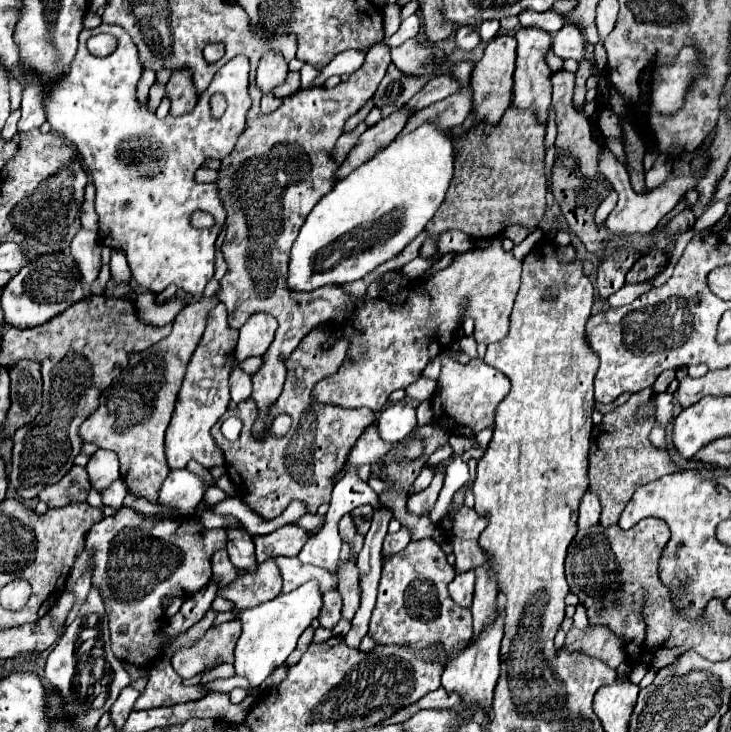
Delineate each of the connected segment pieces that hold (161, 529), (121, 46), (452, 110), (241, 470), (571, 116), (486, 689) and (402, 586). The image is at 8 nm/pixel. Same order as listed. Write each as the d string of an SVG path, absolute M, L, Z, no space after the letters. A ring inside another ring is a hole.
M123 506L117 514L105 516L99 522L95 522L91 530L85 534L85 546L75 556L71 576L67 578L67 588L75 584L75 574L83 574L91 566L91 584L103 596L105 610L109 616L111 648L115 656L123 662L135 664L137 668L151 668L175 644L175 636L167 638L167 634L163 634L161 598L187 596L199 592L211 580L211 556L223 548L227 548L225 528L207 530L195 516L157 518L157 514L145 516L133 508Z
M101 24L93 30L83 30L79 34L79 48L77 54L69 66L67 74L61 74L59 78L51 80L51 84L41 84L43 88L43 110L47 116L47 122L51 124L53 132L59 132L65 136L71 144L75 144L77 152L83 156L83 164L89 170L97 198L95 198L95 210L99 214L99 240L103 246L121 250L127 256L129 268L133 278L145 286L147 290L159 294L169 284L175 284L183 288L185 292L191 292L193 296L201 296L207 282L213 278L215 270L215 240L221 234L221 226L225 222L225 210L217 196L215 184L197 184L193 174L197 168L201 168L203 160L217 158L221 160L227 156L239 132L243 132L245 126L245 114L251 106L251 98L247 94L249 86L249 62L245 56L235 56L229 60L213 78L205 94L199 98L193 112L189 112L185 118L171 118L167 116L163 122L157 120L153 112L147 110L147 106L139 106L135 100L135 86L141 78L141 66L137 58L135 44L131 36L121 26L109 26ZM107 32L117 40L117 48L105 56L97 58L87 50L87 40L95 34ZM223 94L227 100L227 110L221 118L213 118L211 114L211 96ZM195 210L205 210L215 218L215 224L211 228L197 230L191 226L189 216Z
M467 86L465 90L459 90L451 96L447 96L445 100L435 102L435 104L423 108L421 112L415 112L409 118L409 122L401 134L415 130L423 122L439 122L439 126L443 126L443 130L451 130L453 126L463 124L463 120L471 112L471 96L473 96L473 88Z
M319 326L311 330L297 350L289 358L289 374L285 388L275 404L271 404L269 418L277 416L279 412L287 412L293 418L291 432L283 438L255 438L253 424L259 418L257 404L247 398L237 404L235 410L227 410L227 418L237 416L243 422L241 436L235 442L225 440L221 434L221 424L217 422L211 428L211 436L219 444L225 454L225 466L231 482L235 484L239 498L259 516L265 520L279 516L291 500L301 500L307 504L309 512L315 514L317 508L331 500L331 490L335 484L337 474L343 470L351 448L363 434L363 430L375 420L371 410L345 410L339 406L327 406L317 402L313 396L313 388L321 378L335 374L339 364L345 358L347 340L339 340L331 350L323 350L321 344L327 340L331 326Z
M559 70L551 74L551 84L553 84L553 108L555 108L555 124L557 124L557 148L567 150L577 158L579 172L587 178L599 180L603 178L599 168L597 168L597 156L599 156L599 142L591 134L589 122L575 112L573 108L573 84L575 84L575 74L567 70Z
M503 592L497 594L497 616L495 622L491 622L489 626L485 626L481 630L481 634L467 642L467 646L463 650L459 650L455 656L451 656L445 664L445 672L441 676L441 686L445 690L455 690L463 694L465 706L479 706L479 710L489 712L491 710L491 698L493 698L493 688L495 682L499 678L499 648L501 648L501 638L503 638L503 610L505 610L505 602L507 598L503 596Z
M431 538L409 542L405 550L389 556L383 564L369 636L377 644L407 642L417 650L441 642L447 656L455 654L455 650L473 636L473 624L471 610L461 608L447 594L451 578L455 578L455 570L447 562L441 546Z

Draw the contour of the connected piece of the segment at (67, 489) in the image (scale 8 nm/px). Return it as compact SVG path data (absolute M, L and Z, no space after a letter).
M73 466L57 484L45 486L39 492L39 500L43 500L47 506L51 504L75 504L75 502L87 502L91 484L87 478L87 472L83 466Z

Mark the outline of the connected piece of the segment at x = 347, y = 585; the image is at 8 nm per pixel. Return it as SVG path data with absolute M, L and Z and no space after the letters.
M343 542L342 546L343 568L341 568L341 582L339 582L339 594L343 596L341 616L345 620L351 620L355 610L359 608L359 572L355 568L355 562L349 562L349 558L351 558L350 544Z

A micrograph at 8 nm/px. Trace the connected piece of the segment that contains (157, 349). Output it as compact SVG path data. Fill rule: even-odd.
M203 296L201 300L185 304L185 308L173 320L173 332L147 348L143 354L131 356L127 368L101 392L99 408L79 428L83 442L91 442L119 456L121 478L129 492L143 496L155 506L159 506L157 498L161 484L171 472L165 456L165 430L175 408L177 392L181 390L181 382L185 378L185 368L199 346L209 310L217 304L217 296Z

